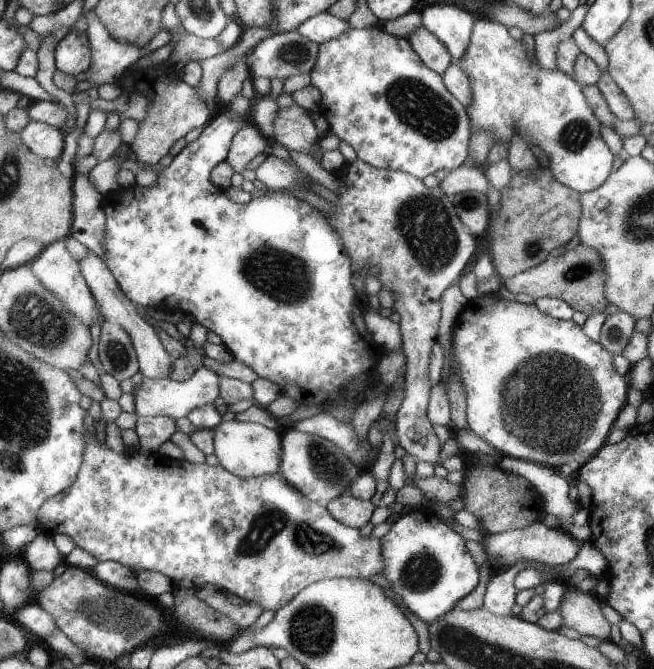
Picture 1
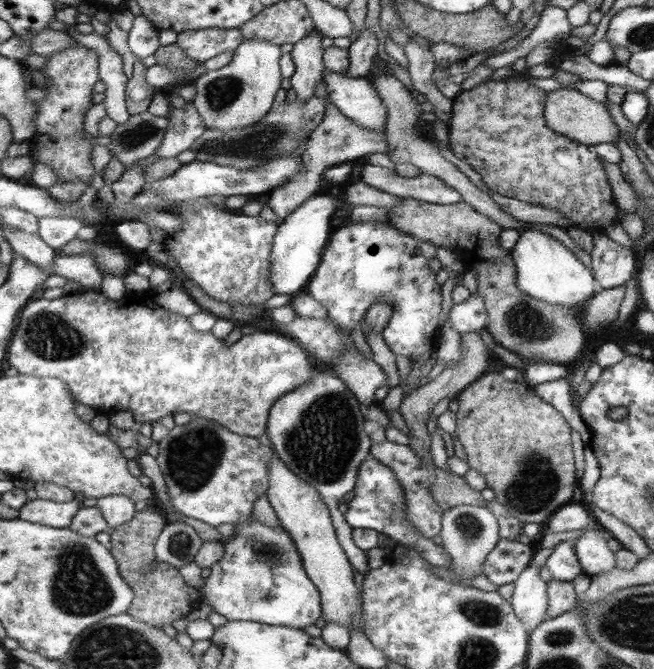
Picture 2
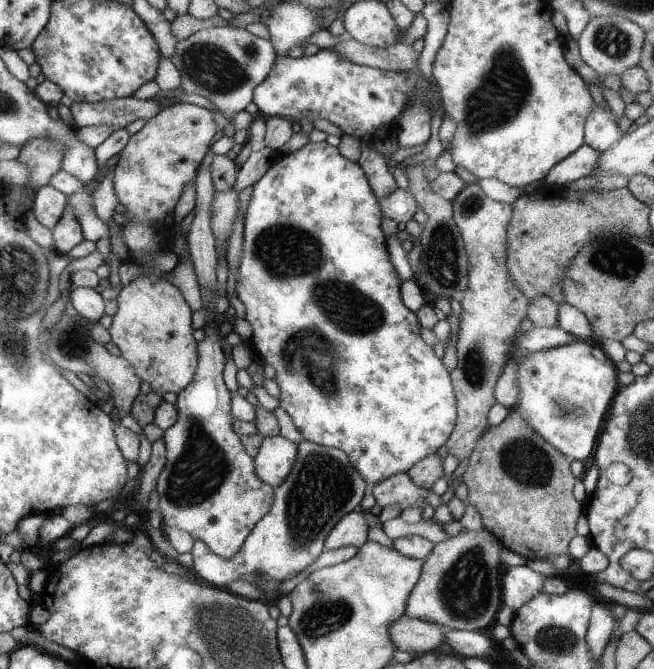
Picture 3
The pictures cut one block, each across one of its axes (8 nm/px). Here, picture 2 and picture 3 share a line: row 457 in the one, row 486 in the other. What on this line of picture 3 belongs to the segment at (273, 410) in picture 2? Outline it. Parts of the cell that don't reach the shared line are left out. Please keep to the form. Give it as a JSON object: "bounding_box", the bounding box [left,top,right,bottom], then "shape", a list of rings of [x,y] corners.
{"bounding_box":[191,441,366,601],"shape":[[[301,441],[298,444],[298,456],[290,474],[286,476],[277,488],[274,489],[274,499],[271,500],[271,510],[267,512],[250,535],[247,536],[241,550],[230,560],[218,558],[213,552],[207,549],[203,541],[194,540],[191,548],[193,557],[193,573],[196,578],[213,587],[223,587],[235,595],[247,596],[248,600],[261,601],[263,594],[261,590],[252,582],[257,577],[265,577],[277,582],[277,594],[279,597],[289,594],[299,582],[303,582],[311,572],[321,570],[325,566],[335,566],[341,562],[347,562],[357,554],[358,548],[355,546],[339,547],[333,550],[325,550],[326,537],[331,530],[349,512],[354,511],[361,504],[362,497],[365,495],[366,485],[363,476],[350,464],[350,460],[341,450],[332,447],[323,447],[313,442]]]}

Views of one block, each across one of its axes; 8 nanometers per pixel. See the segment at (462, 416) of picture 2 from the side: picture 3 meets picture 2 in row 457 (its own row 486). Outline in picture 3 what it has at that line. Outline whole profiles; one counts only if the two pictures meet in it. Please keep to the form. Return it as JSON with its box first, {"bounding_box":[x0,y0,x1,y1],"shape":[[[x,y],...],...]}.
{"bounding_box":[462,412,581,561],"shape":[[[510,412],[497,426],[488,426],[478,438],[470,454],[462,484],[467,490],[467,505],[475,506],[486,530],[507,550],[528,560],[545,561],[553,555],[567,554],[569,543],[576,536],[575,520],[581,514],[581,504],[573,498],[571,488],[576,478],[569,472],[569,462],[552,448],[518,416]]]}

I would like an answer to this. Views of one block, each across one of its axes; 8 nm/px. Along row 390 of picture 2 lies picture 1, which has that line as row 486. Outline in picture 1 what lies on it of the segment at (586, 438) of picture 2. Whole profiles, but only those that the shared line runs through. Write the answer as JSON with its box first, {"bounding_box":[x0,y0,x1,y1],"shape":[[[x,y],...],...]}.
{"bounding_box":[495,455,580,528],"shape":[[[507,455],[500,456],[495,466],[525,477],[541,494],[545,514],[557,516],[564,528],[571,526],[569,517],[580,508],[577,501],[571,502],[567,496],[567,490],[573,479],[561,476],[554,468],[523,459],[514,459]]]}

